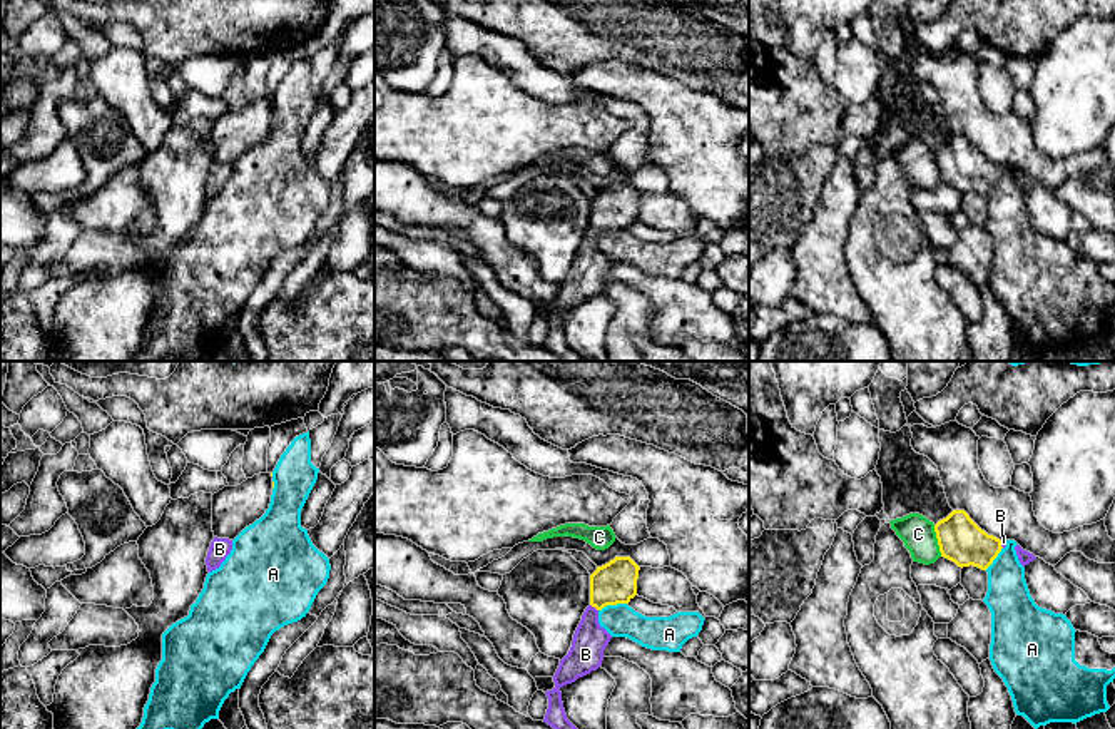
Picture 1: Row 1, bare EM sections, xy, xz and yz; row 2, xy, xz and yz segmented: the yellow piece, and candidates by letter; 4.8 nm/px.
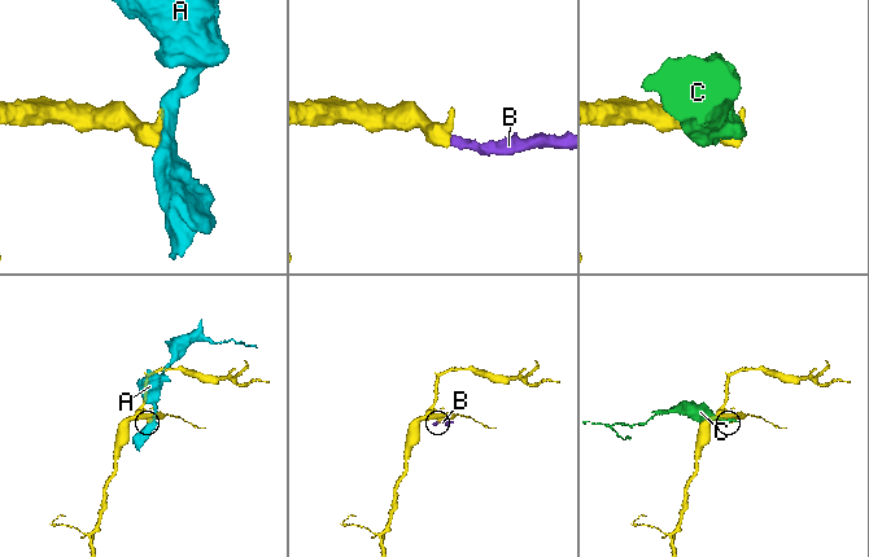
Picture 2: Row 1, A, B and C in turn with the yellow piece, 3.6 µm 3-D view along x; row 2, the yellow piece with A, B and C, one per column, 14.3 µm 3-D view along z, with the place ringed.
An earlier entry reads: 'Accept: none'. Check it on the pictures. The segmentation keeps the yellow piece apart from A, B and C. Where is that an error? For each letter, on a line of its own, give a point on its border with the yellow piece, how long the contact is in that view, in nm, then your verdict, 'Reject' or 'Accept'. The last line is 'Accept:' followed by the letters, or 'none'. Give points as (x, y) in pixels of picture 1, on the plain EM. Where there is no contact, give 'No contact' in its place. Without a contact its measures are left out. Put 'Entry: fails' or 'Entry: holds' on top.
Entry: fails
A: Touches yellow at xz (612, 229). Shared border 140 nm. Reject
B: Touches yellow at xz (594, 231). Shared border 50 nm. Accept
C: Touches yellow at yz (938, 166). Shared border 160 nm. Reject
Accept: B

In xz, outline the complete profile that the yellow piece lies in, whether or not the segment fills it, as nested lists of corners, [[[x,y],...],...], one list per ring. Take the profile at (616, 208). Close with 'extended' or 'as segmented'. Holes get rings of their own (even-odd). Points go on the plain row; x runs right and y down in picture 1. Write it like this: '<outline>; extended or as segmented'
[[[615,182],[590,201],[590,231],[573,259],[568,279],[553,301],[555,313],[545,318],[548,334],[543,348],[560,361],[580,361],[567,344],[560,314],[602,291],[612,261],[598,249],[598,237],[607,231],[629,229],[637,221],[639,196],[630,182]]]; extended

